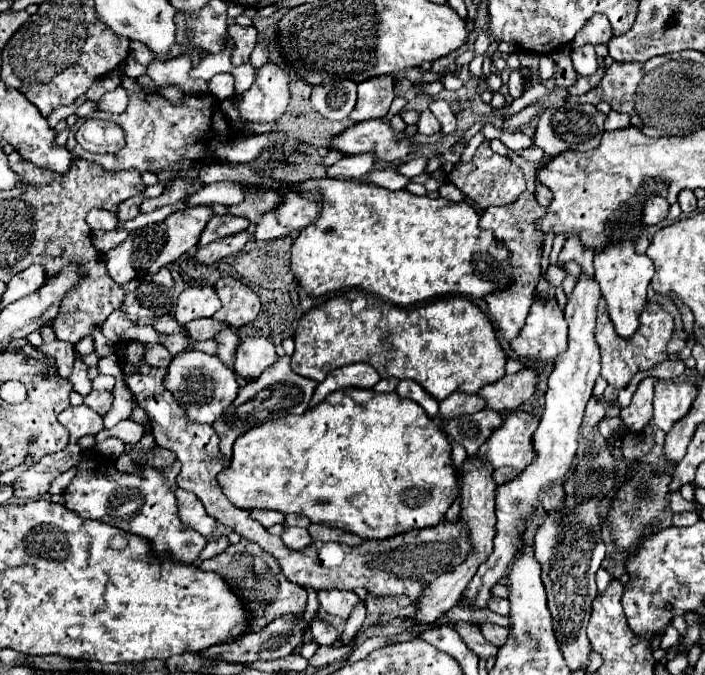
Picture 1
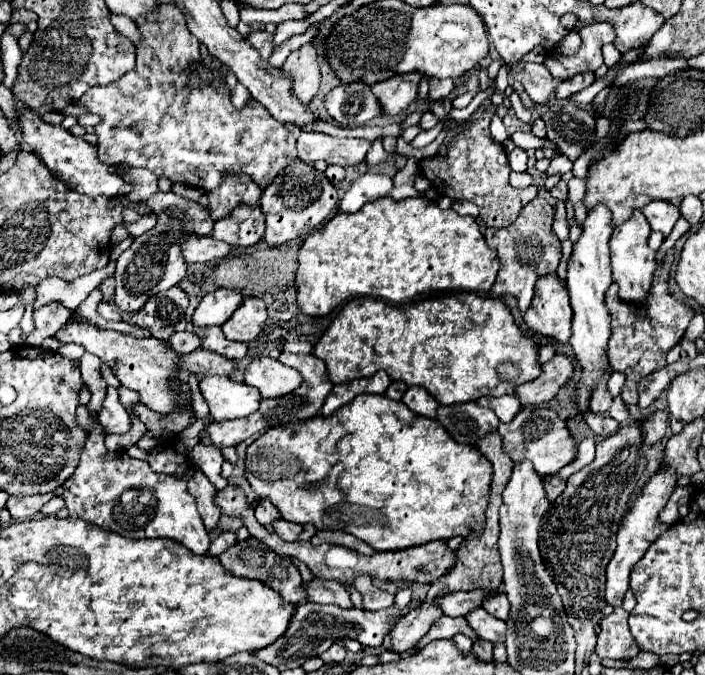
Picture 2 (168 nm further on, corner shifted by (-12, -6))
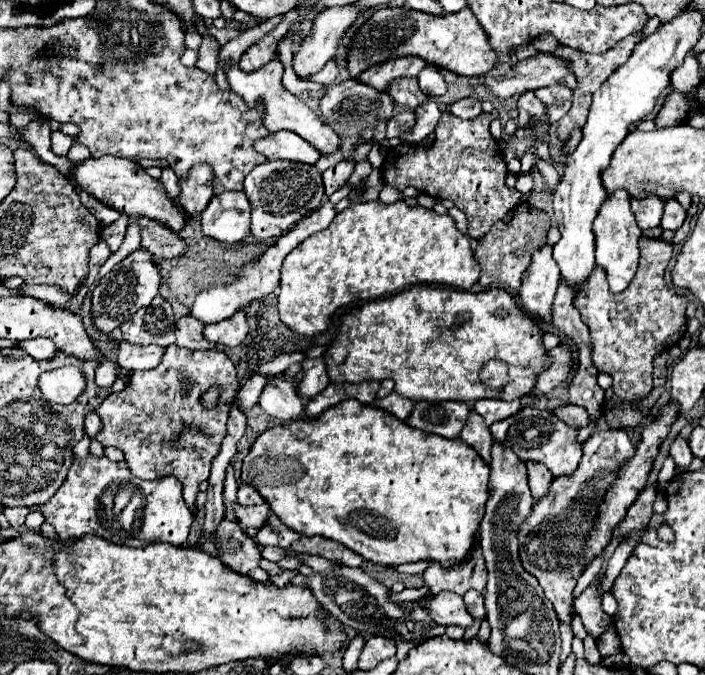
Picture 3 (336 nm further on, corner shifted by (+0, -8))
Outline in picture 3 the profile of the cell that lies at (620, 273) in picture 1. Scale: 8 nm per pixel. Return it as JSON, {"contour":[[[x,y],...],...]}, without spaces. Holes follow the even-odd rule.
{"contour":[[[618,189],[606,197],[606,201],[602,203],[602,207],[598,209],[598,215],[594,219],[592,233],[596,237],[596,263],[606,269],[610,291],[612,293],[624,291],[628,287],[628,283],[632,281],[636,267],[638,267],[638,259],[640,259],[638,239],[642,235],[642,229],[638,227],[634,213],[630,209],[630,195],[626,189]]]}

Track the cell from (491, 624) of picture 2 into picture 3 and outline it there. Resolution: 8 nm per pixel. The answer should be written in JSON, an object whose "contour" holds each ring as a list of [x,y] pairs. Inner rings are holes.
{"contour":[[[438,593],[438,595],[428,595],[424,609],[430,613],[432,621],[438,625],[460,625],[460,627],[470,627],[472,617],[468,615],[464,601],[460,595],[452,593]]]}

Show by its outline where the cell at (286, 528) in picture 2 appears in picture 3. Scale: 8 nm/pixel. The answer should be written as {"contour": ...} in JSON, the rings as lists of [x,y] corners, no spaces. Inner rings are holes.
{"contour":[[[234,503],[234,515],[244,529],[246,527],[258,529],[260,525],[264,525],[264,519],[268,517],[268,505],[264,503],[262,507],[242,507],[242,505]]]}

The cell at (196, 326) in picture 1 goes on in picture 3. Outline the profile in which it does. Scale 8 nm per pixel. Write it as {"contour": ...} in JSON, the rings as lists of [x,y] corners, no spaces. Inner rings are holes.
{"contour":[[[122,343],[118,349],[118,363],[122,369],[138,371],[138,369],[152,369],[160,363],[164,349],[160,345],[146,345],[138,347],[132,343]]]}

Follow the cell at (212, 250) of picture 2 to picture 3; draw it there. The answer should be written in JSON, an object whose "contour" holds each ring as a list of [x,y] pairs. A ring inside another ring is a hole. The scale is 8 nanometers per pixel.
{"contour":[[[148,217],[138,219],[140,225],[140,245],[150,251],[158,259],[174,259],[184,253],[184,241],[178,233],[170,231],[168,227],[154,223]]]}

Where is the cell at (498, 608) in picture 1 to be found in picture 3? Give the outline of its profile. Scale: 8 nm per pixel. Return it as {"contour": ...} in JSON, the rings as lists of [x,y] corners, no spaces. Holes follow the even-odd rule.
{"contour":[[[468,591],[468,593],[464,595],[464,603],[466,603],[466,609],[468,609],[468,613],[470,613],[472,617],[480,617],[480,619],[486,617],[482,593],[478,593],[478,591]]]}

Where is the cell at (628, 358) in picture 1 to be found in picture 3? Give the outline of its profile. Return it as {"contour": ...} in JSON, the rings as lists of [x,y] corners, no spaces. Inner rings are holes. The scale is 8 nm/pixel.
{"contour":[[[640,237],[640,265],[622,293],[610,293],[606,271],[594,265],[584,287],[574,297],[582,321],[590,329],[592,363],[600,373],[608,373],[614,383],[612,391],[624,401],[646,397],[652,391],[654,355],[676,345],[686,333],[686,295],[676,293],[664,283],[664,271],[672,259],[672,245],[662,239]]]}

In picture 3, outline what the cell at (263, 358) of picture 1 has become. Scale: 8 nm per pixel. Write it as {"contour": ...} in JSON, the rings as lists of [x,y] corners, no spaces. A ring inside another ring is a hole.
{"contour":[[[276,379],[270,383],[260,395],[260,407],[270,415],[276,417],[280,423],[290,423],[302,419],[302,401],[294,389],[294,383]]]}

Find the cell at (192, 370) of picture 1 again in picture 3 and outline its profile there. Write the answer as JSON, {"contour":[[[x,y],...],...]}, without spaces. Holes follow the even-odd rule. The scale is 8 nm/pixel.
{"contour":[[[286,371],[280,373],[280,375],[252,375],[238,391],[238,405],[242,411],[246,409],[252,409],[256,403],[258,403],[258,397],[262,393],[262,389],[272,383],[272,379],[284,379],[284,381],[294,381],[292,375],[288,375]]]}

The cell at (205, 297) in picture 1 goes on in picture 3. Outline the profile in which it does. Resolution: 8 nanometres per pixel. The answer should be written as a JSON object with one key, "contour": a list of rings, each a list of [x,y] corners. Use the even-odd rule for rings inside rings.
{"contour":[[[324,201],[320,205],[320,209],[316,209],[312,215],[304,217],[300,223],[296,223],[296,227],[292,227],[292,231],[288,231],[288,235],[282,235],[280,239],[276,239],[274,245],[270,245],[266,249],[266,253],[262,253],[260,257],[256,257],[254,261],[242,265],[242,269],[236,273],[236,279],[234,283],[230,285],[224,285],[224,287],[210,287],[210,289],[204,289],[196,301],[194,301],[194,307],[190,311],[192,317],[200,319],[202,323],[218,323],[222,319],[228,319],[232,313],[240,311],[244,305],[252,303],[252,301],[262,301],[266,299],[270,293],[276,291],[278,287],[278,281],[280,281],[280,269],[282,269],[282,261],[284,257],[296,247],[300,245],[300,241],[304,241],[306,237],[310,237],[312,233],[318,233],[322,229],[326,229],[332,219],[334,219],[334,205],[330,201]]]}

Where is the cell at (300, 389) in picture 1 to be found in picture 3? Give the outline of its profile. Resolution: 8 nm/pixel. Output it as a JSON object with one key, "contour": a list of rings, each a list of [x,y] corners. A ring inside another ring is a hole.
{"contour":[[[324,357],[318,359],[306,359],[302,363],[304,379],[300,381],[300,395],[304,397],[316,397],[320,391],[324,391],[330,383],[328,373],[326,373],[326,363]]]}

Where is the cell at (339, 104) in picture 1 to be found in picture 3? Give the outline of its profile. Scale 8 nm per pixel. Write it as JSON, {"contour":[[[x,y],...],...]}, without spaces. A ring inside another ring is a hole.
{"contour":[[[358,79],[330,85],[320,99],[320,117],[326,123],[364,119],[370,125],[376,125],[376,121],[390,119],[392,109],[394,99],[390,95],[380,93]]]}

